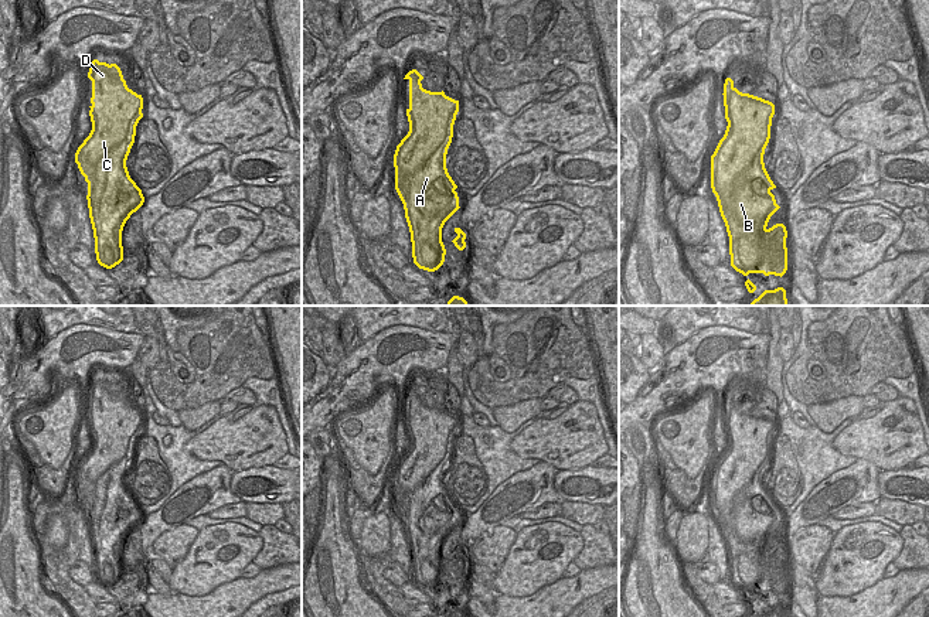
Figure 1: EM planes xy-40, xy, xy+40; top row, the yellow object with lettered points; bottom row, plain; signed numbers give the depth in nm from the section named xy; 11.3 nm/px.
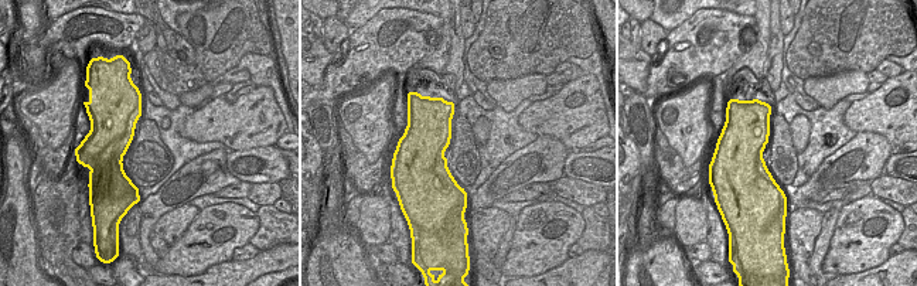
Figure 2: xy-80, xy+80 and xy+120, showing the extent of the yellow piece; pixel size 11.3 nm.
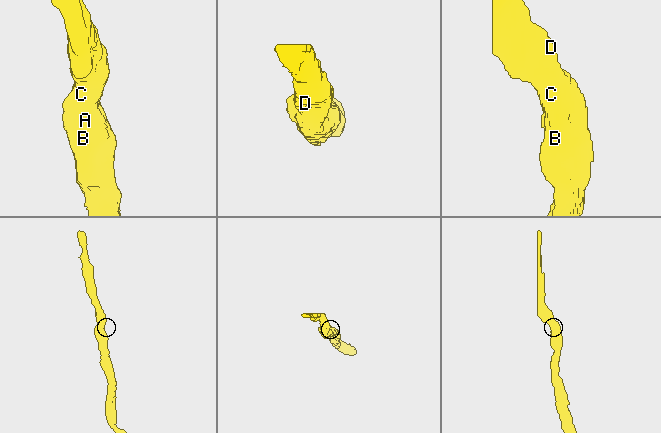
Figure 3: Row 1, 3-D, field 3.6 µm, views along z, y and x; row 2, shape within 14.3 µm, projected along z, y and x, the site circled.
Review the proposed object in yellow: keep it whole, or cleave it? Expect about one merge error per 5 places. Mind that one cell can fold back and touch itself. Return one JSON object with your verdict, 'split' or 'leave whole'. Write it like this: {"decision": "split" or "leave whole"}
{"decision": "leave whole"}

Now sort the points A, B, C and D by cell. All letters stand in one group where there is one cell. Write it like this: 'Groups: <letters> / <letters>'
Groups: A B C D.

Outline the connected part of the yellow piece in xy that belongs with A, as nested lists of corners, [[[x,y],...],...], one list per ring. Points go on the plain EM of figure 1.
[[[416,386],[404,396],[409,398],[409,449],[394,471],[395,507],[405,526],[414,580],[435,589],[446,572],[442,545],[460,525],[457,502],[446,485],[459,417],[443,408],[423,406],[423,393]]]

